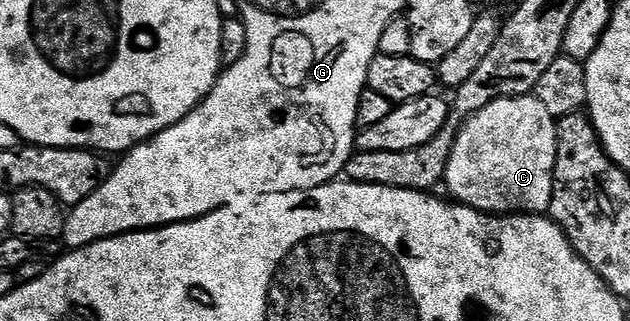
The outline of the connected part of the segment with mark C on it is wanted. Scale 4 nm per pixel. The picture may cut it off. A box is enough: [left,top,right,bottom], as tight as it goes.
[445,95,559,215]

